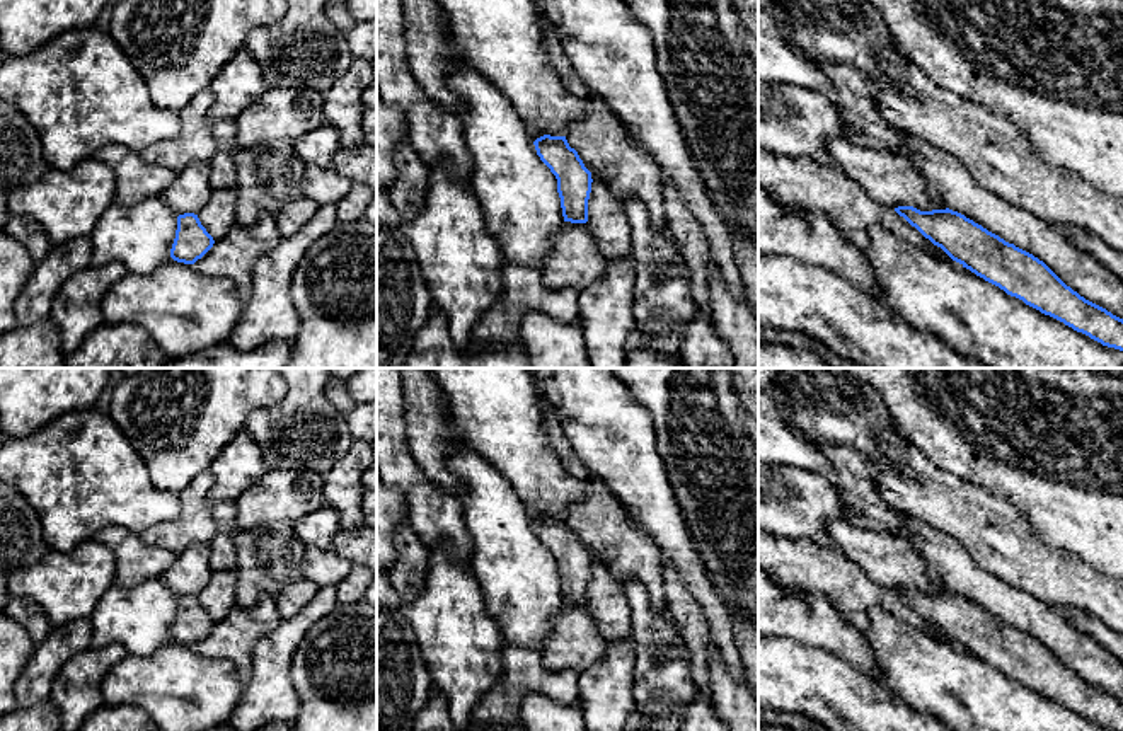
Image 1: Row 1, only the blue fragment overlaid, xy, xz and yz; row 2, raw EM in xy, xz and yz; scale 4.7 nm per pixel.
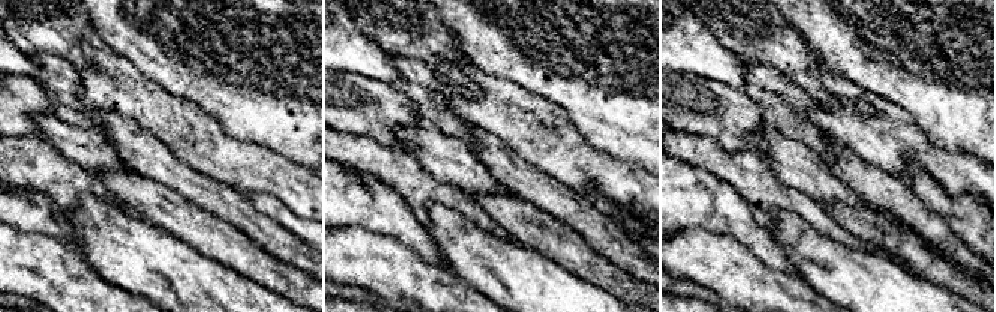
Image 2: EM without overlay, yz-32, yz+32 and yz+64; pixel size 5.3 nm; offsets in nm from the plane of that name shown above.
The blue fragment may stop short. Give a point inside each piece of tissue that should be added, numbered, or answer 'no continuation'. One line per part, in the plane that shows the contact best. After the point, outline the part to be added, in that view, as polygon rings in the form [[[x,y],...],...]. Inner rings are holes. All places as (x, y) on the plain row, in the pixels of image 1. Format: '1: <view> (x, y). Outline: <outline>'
no continuation

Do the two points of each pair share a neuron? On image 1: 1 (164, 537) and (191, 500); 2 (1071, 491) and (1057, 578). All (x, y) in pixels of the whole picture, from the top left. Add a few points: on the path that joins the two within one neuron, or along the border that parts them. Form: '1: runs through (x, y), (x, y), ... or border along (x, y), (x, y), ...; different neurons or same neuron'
1: runs through (174, 530), (191, 510); same neuron
2: border along (1030, 523), (1045, 541), (1098, 566); different neurons

